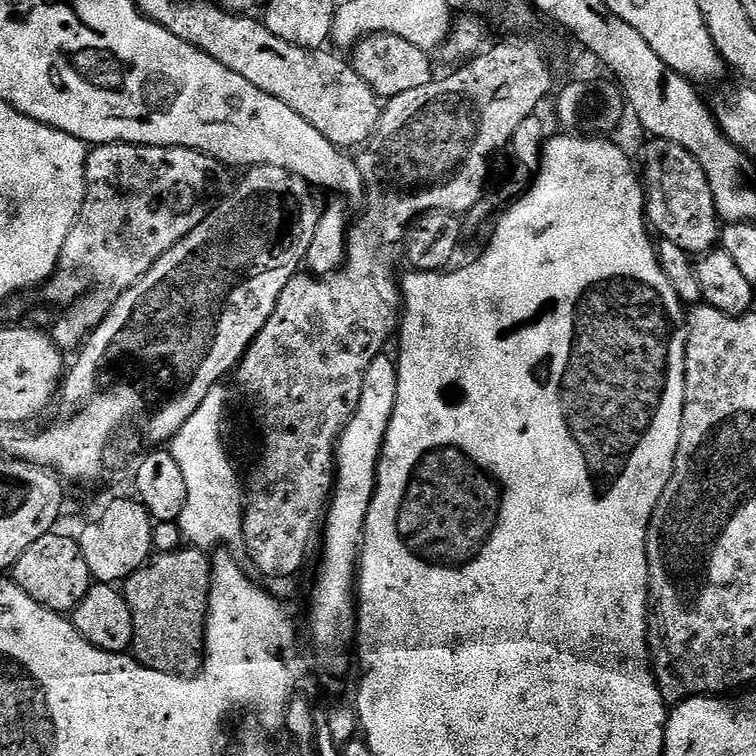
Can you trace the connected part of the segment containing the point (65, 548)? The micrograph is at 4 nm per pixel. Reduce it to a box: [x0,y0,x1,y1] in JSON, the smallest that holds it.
[10,530,93,614]

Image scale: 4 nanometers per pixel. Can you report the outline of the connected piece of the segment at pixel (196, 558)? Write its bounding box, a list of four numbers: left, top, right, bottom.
[123,546,212,676]

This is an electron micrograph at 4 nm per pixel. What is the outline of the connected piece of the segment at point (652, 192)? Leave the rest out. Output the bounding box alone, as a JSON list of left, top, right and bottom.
[639,138,722,254]

